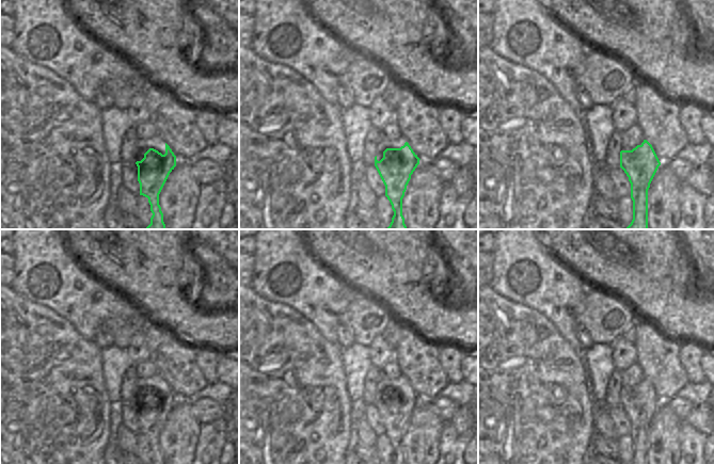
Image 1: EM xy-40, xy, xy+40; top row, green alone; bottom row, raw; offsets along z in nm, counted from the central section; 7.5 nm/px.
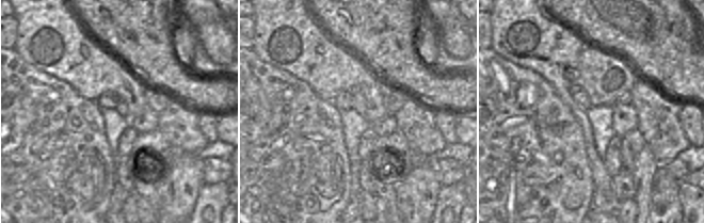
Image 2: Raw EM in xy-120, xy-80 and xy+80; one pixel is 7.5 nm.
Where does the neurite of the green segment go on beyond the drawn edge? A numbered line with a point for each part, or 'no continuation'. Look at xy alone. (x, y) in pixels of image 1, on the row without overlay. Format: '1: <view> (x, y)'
1: xy (383, 383).

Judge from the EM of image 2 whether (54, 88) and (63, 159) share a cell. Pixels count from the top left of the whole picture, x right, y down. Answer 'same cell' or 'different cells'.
same cell

